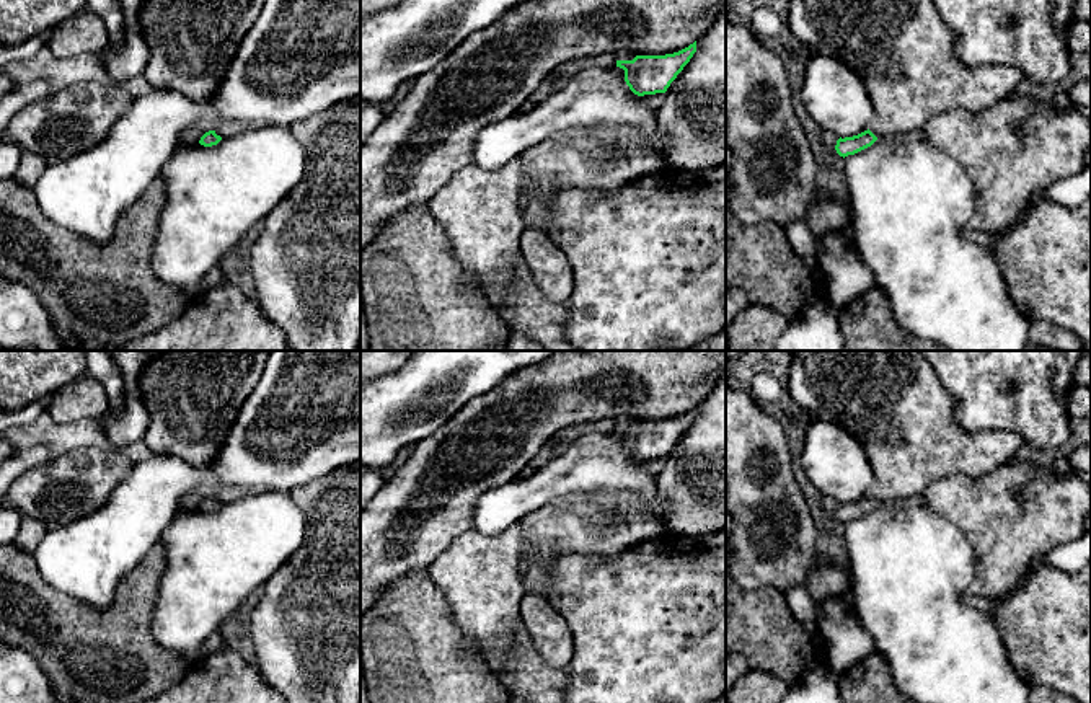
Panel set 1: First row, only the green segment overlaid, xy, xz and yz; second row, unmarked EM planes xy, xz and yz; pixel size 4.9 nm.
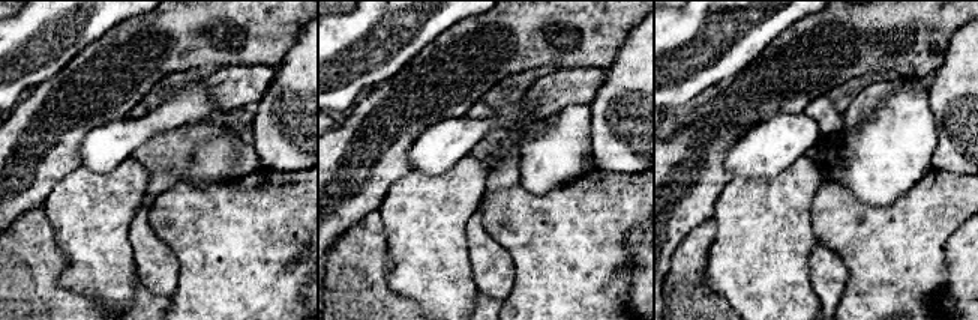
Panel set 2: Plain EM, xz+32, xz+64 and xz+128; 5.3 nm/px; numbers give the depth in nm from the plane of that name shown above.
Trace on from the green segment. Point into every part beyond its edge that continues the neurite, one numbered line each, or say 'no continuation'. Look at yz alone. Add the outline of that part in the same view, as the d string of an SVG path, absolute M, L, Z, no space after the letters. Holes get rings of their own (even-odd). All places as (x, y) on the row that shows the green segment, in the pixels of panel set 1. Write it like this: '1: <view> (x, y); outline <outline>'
1: yz (902, 49); outline M791 0L789 28L806 51L830 55L859 75L874 104L874 117L869 124L869 130L876 137L887 137L887 135L907 132L912 129L925 129L925 126L933 117L949 109L965 109L969 113L985 111L995 106L996 103L1000 103L1001 99L1011 96L1014 88L1024 80L1024 73L1019 69L1011 67L1011 65L964 65L961 64L954 52L956 36L947 28L946 21L939 16L931 0Z

